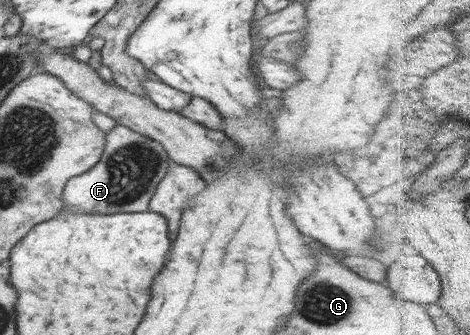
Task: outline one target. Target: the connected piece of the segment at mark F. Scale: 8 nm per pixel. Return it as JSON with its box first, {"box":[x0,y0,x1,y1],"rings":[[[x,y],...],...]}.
{"box":[64,125,167,214],"rings":[[[117,125],[106,134],[105,148],[99,162],[87,172],[71,177],[64,186],[64,210],[83,214],[145,212],[159,181],[167,174],[167,151],[148,135]]]}

